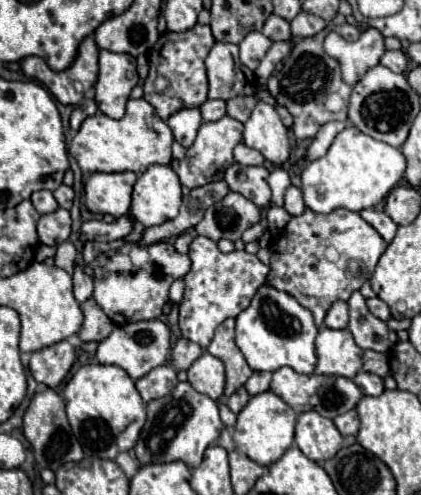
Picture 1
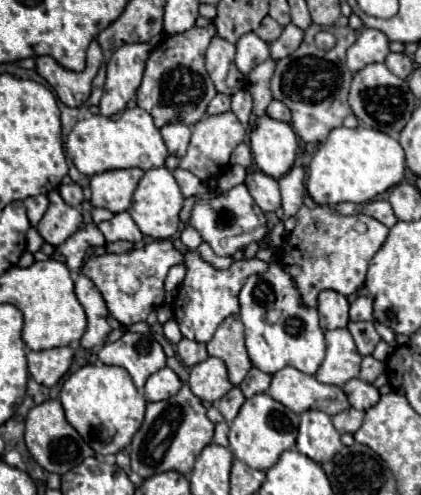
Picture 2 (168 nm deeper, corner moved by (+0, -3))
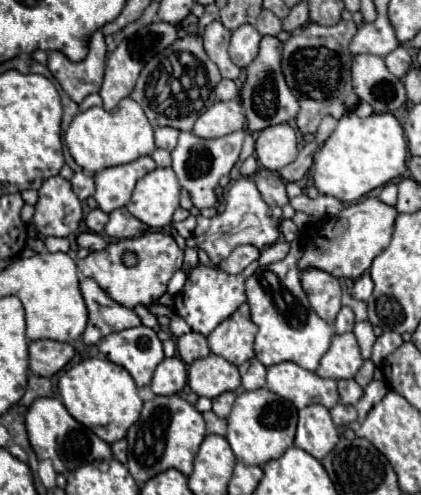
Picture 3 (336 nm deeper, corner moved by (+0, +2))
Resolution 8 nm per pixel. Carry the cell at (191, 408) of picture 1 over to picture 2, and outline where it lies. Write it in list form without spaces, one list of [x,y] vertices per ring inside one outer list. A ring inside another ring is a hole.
[[[170,356],[166,360],[166,366],[172,368],[182,378],[182,388],[176,396],[164,402],[150,402],[146,406],[146,418],[130,444],[132,472],[136,472],[140,478],[150,478],[154,474],[162,474],[168,470],[176,470],[188,476],[192,472],[196,456],[202,452],[204,446],[212,442],[212,434],[214,434],[214,424],[206,416],[204,404],[190,392],[186,384],[188,378],[186,368],[180,364],[176,356]]]

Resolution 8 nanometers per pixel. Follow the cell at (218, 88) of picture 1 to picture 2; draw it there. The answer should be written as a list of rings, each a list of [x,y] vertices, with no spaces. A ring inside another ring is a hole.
[[[214,36],[208,50],[206,50],[206,70],[212,78],[212,82],[216,84],[218,92],[224,92],[224,78],[228,76],[228,66],[234,60],[234,44],[230,44],[228,40]]]

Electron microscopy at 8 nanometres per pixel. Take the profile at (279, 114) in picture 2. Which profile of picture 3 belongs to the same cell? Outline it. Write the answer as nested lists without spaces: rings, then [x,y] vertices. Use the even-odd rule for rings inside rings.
[[[262,37],[260,43],[260,53],[258,57],[246,67],[246,81],[240,91],[244,103],[244,113],[248,117],[248,127],[250,131],[262,131],[268,125],[278,125],[278,123],[288,123],[290,119],[296,117],[298,113],[298,101],[290,93],[284,75],[280,71],[280,47],[274,37]]]

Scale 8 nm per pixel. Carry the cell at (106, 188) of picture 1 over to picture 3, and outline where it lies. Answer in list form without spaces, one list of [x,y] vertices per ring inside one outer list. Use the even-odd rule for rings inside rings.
[[[144,155],[132,163],[98,171],[94,175],[94,183],[96,183],[94,199],[98,201],[98,207],[104,213],[124,207],[132,197],[132,189],[134,189],[136,181],[140,177],[144,177],[146,173],[150,173],[154,167],[156,167],[154,159]]]

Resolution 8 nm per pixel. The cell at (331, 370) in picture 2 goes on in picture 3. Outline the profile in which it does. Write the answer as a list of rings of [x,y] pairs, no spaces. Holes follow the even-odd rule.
[[[354,333],[334,335],[330,349],[320,359],[316,373],[320,377],[328,377],[328,379],[336,379],[336,381],[350,379],[358,373],[358,369],[362,367],[362,361],[364,359],[362,359],[360,349],[356,345]]]

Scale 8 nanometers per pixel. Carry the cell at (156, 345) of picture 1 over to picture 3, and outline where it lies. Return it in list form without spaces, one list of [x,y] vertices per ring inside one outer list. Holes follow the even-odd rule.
[[[144,325],[110,333],[100,341],[98,349],[106,359],[124,367],[138,387],[150,385],[156,365],[164,359],[162,341]]]

